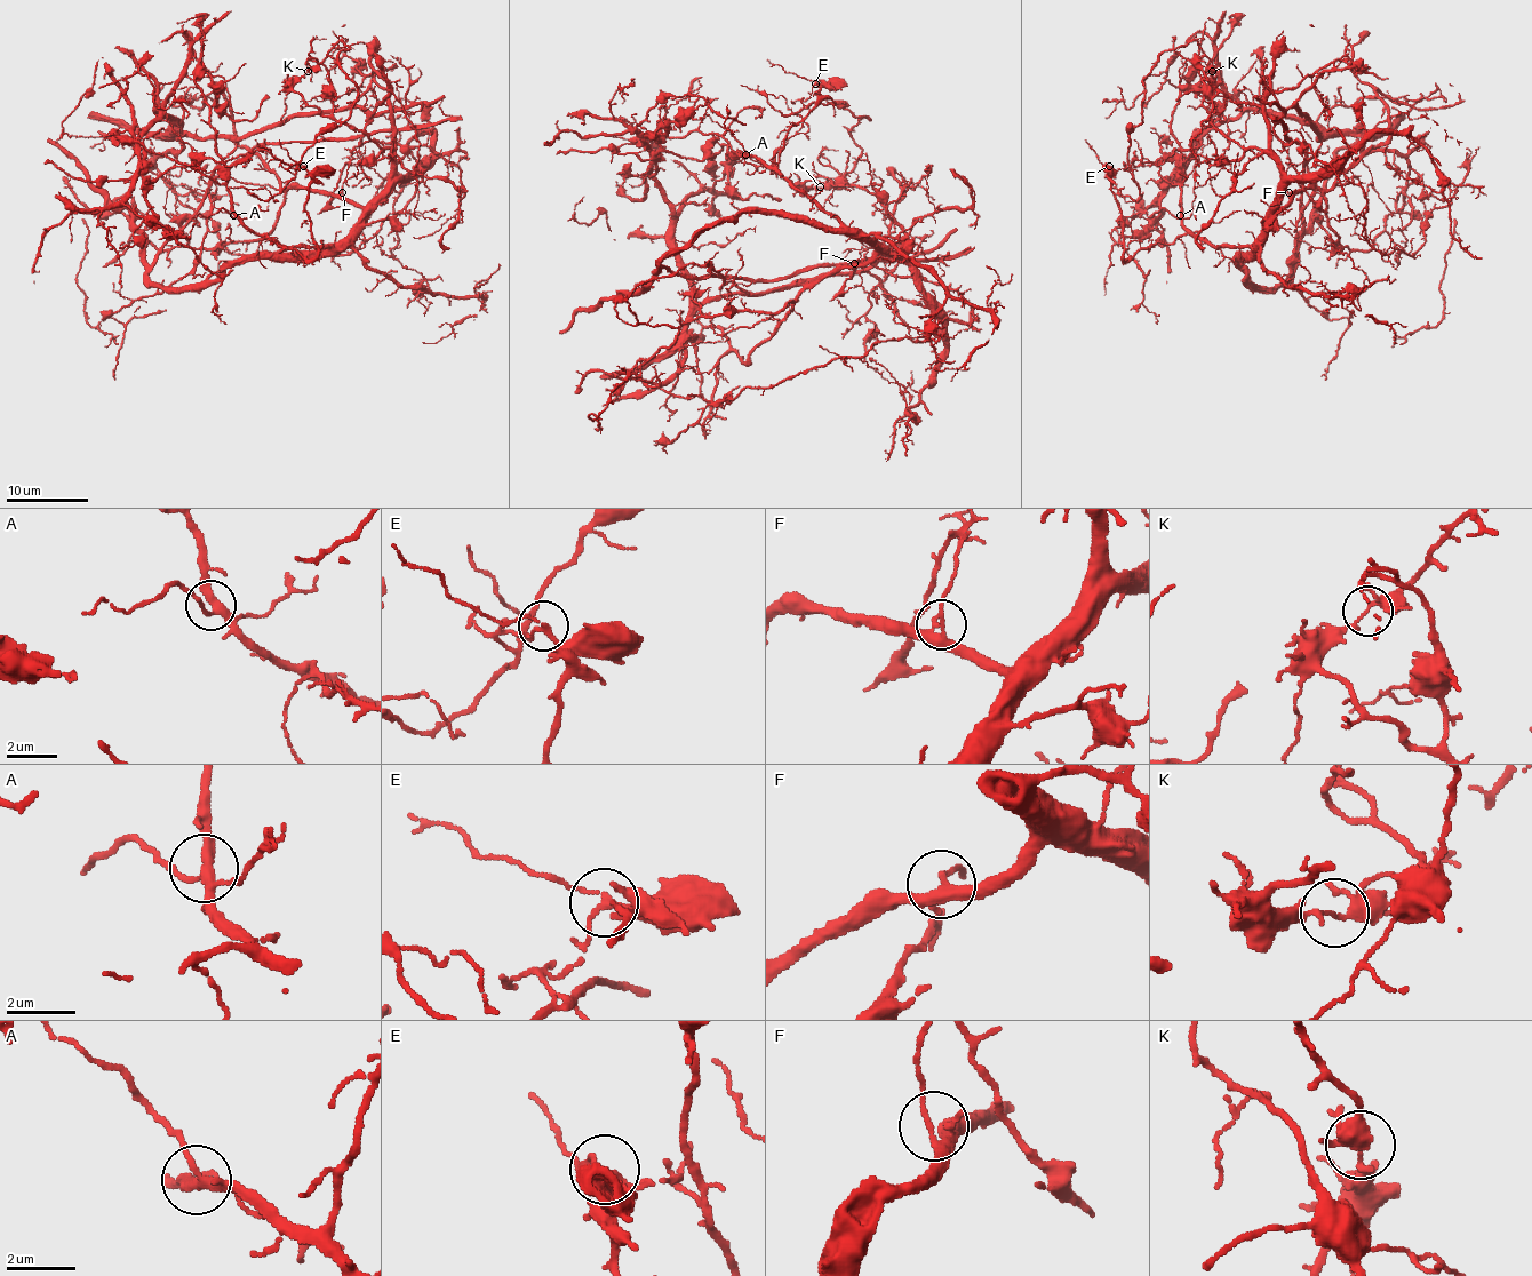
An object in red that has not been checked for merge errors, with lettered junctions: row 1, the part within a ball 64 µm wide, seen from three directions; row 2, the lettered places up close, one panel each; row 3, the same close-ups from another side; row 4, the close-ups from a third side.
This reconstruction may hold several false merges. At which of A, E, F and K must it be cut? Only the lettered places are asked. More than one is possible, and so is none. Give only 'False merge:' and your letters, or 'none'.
False merge: K

